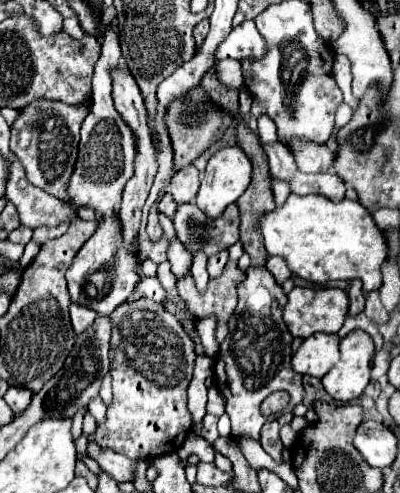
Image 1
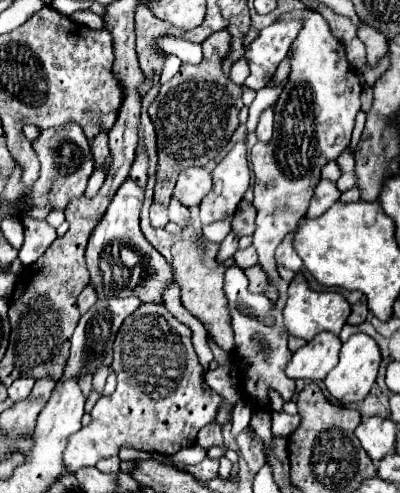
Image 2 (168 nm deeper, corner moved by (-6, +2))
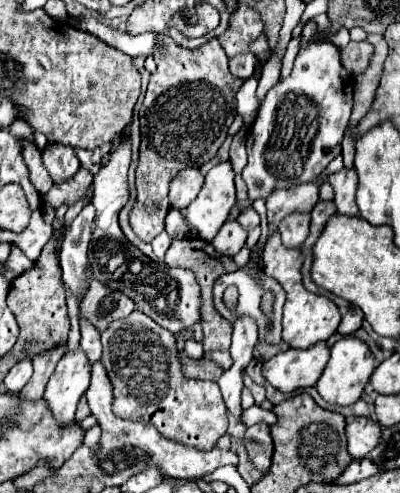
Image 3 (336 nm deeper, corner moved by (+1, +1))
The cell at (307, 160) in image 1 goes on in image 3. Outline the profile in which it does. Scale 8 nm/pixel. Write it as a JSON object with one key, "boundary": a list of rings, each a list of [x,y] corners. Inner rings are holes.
{"boundary":[[[341,169],[339,173],[331,175],[327,179],[335,191],[333,203],[337,207],[337,213],[355,217],[357,205],[355,205],[355,189],[357,189],[357,173],[355,169]]]}

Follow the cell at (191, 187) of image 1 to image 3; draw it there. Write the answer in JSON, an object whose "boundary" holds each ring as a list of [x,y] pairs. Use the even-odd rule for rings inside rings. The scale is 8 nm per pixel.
{"boundary":[[[193,167],[183,169],[171,181],[171,189],[169,189],[171,207],[183,211],[197,197],[201,187],[203,187],[203,173],[199,169],[193,169]]]}

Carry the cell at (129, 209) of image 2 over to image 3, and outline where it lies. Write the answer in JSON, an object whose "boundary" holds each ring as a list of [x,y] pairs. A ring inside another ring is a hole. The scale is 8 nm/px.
{"boundary":[[[121,131],[111,141],[109,161],[101,167],[101,171],[93,177],[93,205],[97,209],[95,221],[93,221],[93,237],[89,245],[89,265],[93,269],[93,277],[105,283],[107,287],[125,293],[135,301],[135,307],[141,309],[145,315],[149,315],[155,323],[169,329],[173,337],[177,339],[181,331],[191,329],[195,323],[201,321],[199,313],[199,301],[201,291],[197,285],[197,279],[193,277],[193,271],[189,269],[165,269],[165,265],[151,261],[147,255],[143,255],[137,247],[133,247],[125,235],[119,229],[117,215],[127,203],[127,169],[131,163],[131,143],[129,133]]]}

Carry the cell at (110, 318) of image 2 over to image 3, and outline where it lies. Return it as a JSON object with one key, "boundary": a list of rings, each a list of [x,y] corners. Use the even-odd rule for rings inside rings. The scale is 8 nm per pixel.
{"boundary":[[[93,279],[89,293],[81,301],[81,315],[91,319],[99,331],[103,331],[111,321],[127,317],[133,311],[133,301],[123,293],[113,293],[107,285]]]}

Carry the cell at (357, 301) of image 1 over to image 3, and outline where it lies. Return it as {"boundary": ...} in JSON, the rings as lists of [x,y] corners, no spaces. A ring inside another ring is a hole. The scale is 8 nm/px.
{"boundary":[[[349,307],[349,311],[343,315],[343,321],[337,329],[337,333],[341,335],[351,335],[355,333],[359,327],[361,327],[361,321],[363,321],[363,313],[359,307]]]}

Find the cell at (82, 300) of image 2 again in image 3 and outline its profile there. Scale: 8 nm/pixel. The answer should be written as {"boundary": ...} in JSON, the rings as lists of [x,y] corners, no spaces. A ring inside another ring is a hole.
{"boundary":[[[85,205],[83,211],[75,217],[73,225],[69,227],[63,247],[61,247],[61,269],[63,279],[73,289],[75,297],[81,297],[83,289],[87,287],[85,269],[87,269],[87,249],[91,241],[91,227],[95,219],[93,205]]]}

